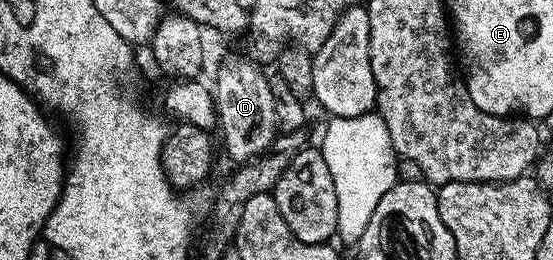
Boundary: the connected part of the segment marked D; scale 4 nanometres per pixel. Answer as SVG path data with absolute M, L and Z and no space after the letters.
M243 56L229 57L220 66L213 83L217 128L223 131L227 156L235 160L236 165L246 164L248 160L262 156L265 150L269 150L276 136L280 135L271 80L258 68L260 65L254 59L251 60Z

